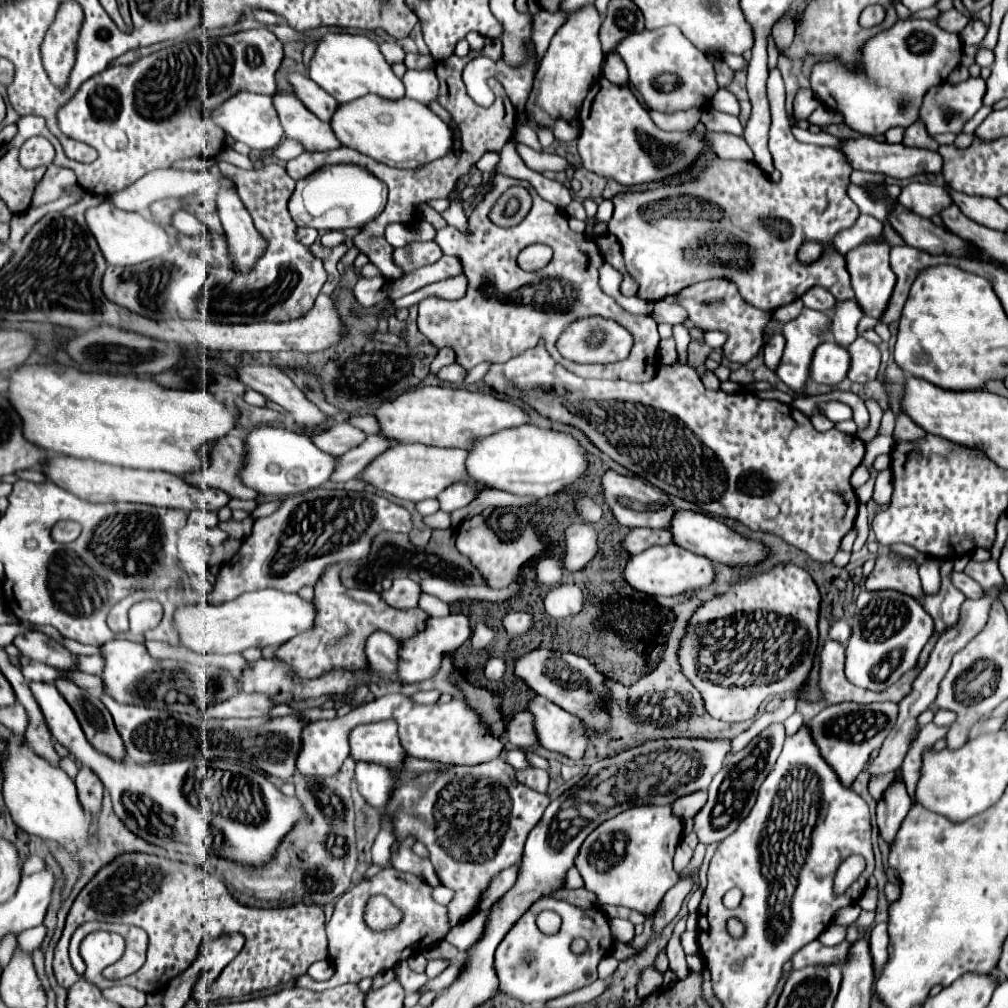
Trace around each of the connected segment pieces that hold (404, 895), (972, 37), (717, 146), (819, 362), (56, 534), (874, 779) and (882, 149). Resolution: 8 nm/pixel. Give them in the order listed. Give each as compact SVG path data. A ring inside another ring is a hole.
M379 871L375 877L357 883L335 903L333 917L327 923L327 939L331 943L329 957L335 965L335 975L329 981L317 983L305 974L297 977L295 985L303 989L311 989L311 991L325 991L343 983L359 983L361 979L375 977L379 971L387 971L399 961L403 961L405 957L409 957L407 949L411 947L417 949L417 945L425 941L427 937L431 937L431 945L443 941L443 937L451 929L447 907L441 907L439 903L435 903L431 897L431 891L433 889L423 879L409 873L399 873L399 871ZM377 893L389 897L405 913L401 925L397 925L397 929L391 929L389 933L369 933L363 921L365 901Z
M973 19L967 23L967 27L959 33L963 45L979 45L987 33L987 27L981 23L981 19Z
M707 133L711 141L711 149L721 159L741 159L753 161L753 151L743 137L731 133Z
M825 341L817 347L811 363L811 379L825 385L837 385L847 377L851 365L849 351L835 341Z
M60 521L53 527L51 536L56 542L69 543L75 541L79 533L81 533L81 525L73 521Z
M891 771L891 773L885 773L885 775L871 775L871 779L869 779L869 793L871 793L871 797L875 799L875 801L879 801L883 795L885 795L885 791L897 781L899 777L897 777L897 773L895 771Z
M859 137L859 139L847 139L839 147L839 151L845 155L847 163L853 169L859 171L869 171L869 173L883 173L893 179L909 179L919 173L939 173L941 171L941 155L929 149L919 149L919 147L905 147L901 143L891 145L891 143L879 143L873 137Z

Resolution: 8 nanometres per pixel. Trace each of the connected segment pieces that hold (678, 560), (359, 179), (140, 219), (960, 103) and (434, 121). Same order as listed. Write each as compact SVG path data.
M653 545L649 549L645 549L643 553L629 555L623 575L631 587L635 587L637 591L647 593L647 595L679 595L687 589L705 587L715 577L713 563L707 557L695 555L677 545Z
M325 165L313 175L297 181L289 199L289 213L299 227L341 231L367 225L385 209L385 203L385 185L367 169L357 165Z
M105 199L101 205L89 207L85 211L85 221L89 231L93 233L95 241L99 243L99 249L107 261L107 265L137 265L141 261L149 261L153 257L159 257L169 251L169 245L173 243L169 235L153 221L145 219L141 213L131 213L117 209L109 199Z
M969 77L967 81L957 85L941 83L937 87L931 87L923 97L923 105L919 107L919 121L925 123L925 129L929 135L941 135L941 133L959 135L965 123L981 109L983 95L985 95L985 81L981 77L977 79Z
M365 95L337 105L329 121L341 145L373 157L379 163L399 169L417 169L451 151L451 131L427 105L413 99L385 99Z

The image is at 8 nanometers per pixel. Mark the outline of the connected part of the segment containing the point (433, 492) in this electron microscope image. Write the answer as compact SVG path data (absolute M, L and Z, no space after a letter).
M393 443L387 451L377 455L357 475L357 479L373 485L377 491L385 491L397 499L417 503L429 497L437 497L455 481L465 481L465 457L465 449L441 449L431 445L425 447L421 443Z

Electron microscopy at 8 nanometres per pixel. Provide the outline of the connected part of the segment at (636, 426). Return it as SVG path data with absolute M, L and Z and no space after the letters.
M543 341L537 343L537 347L527 349L525 353L509 359L503 365L491 365L489 371L483 377L485 383L489 383L495 391L505 393L509 399L521 399L529 409L537 411L541 417L551 419L551 421L559 421L565 425L571 425L575 429L579 429L599 451L603 451L607 457L611 457L615 463L627 467L629 471L633 471L635 475L647 479L651 485L659 487L661 491L681 497L693 505L697 505L703 513L711 513L711 515L719 515L719 517L731 517L743 525L747 525L751 531L765 531L765 533L773 533L777 537L781 537L785 543L805 551L813 561L819 563L829 563L841 543L841 539L849 533L849 529L855 523L855 515L857 515L857 497L855 491L849 485L849 477L855 471L855 467L863 461L865 455L865 443L857 437L857 435L847 435L841 433L839 429L831 429L825 433L819 433L813 429L809 417L805 417L801 411L797 411L791 405L779 403L779 401L767 401L767 399L759 399L757 395L749 393L749 391L739 391L733 395L727 395L725 391L717 389L717 391L709 391L705 389L705 385L701 383L699 375L695 373L693 367L689 365L665 365L663 373L657 375L653 381L647 383L627 383L627 381L603 381L603 379L579 379L577 375L571 375L571 371L567 371L563 365L559 365L543 347Z

